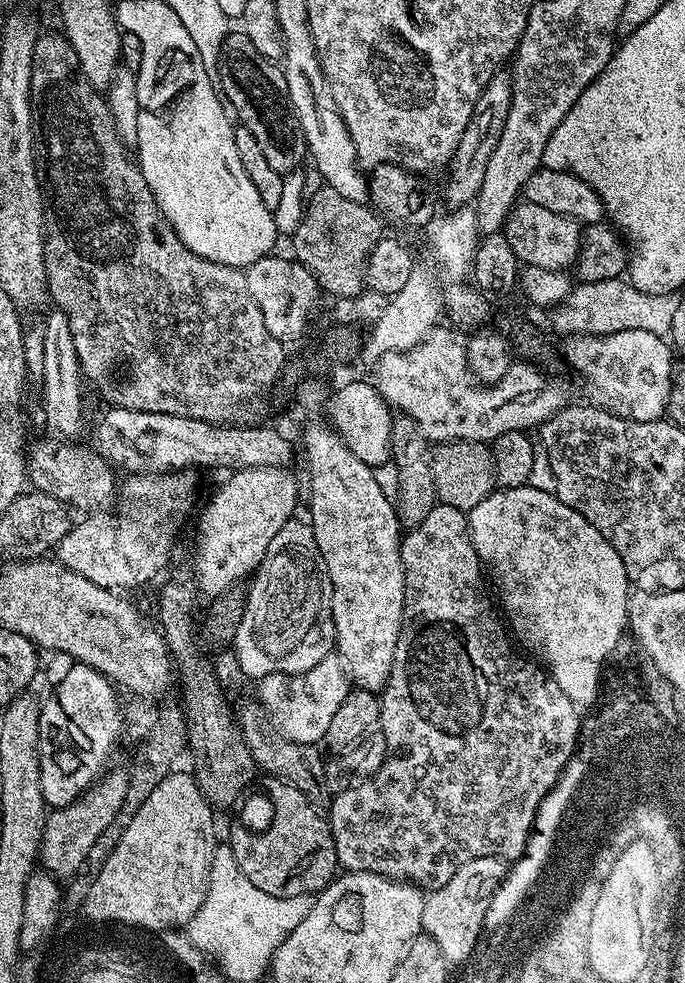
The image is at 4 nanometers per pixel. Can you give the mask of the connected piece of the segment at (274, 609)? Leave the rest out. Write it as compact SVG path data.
M299 518L287 520L282 530L270 538L270 546L266 546L266 554L256 571L251 573L251 580L252 584L247 585L248 597L236 635L245 677L259 678L275 672L305 672L310 670L310 666L318 666L322 658L333 655L336 631L332 617L332 583L324 571L324 559L318 550L311 523L304 521L303 524Z

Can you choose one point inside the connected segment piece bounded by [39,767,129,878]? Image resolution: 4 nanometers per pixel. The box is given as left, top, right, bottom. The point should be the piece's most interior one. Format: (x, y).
(69, 831)

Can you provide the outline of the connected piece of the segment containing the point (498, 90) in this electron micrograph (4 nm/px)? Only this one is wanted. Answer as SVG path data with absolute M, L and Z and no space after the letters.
M501 70L492 76L487 86L483 88L482 94L479 95L470 120L466 124L466 129L462 132L462 138L459 139L458 148L446 169L448 182L444 188L444 198L448 204L447 207L455 210L475 201L477 193L481 190L482 180L485 178L486 165L506 124L511 101L511 75L507 71Z

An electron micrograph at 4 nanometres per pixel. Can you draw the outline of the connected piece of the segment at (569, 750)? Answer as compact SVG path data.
M438 502L432 507L430 514L426 514L426 518L418 522L418 526L409 528L403 533L400 541L400 557L404 563L404 622L400 626L400 637L398 646L394 650L392 669L378 696L380 701L378 728L384 733L388 743L388 757L384 759L380 769L361 784L339 789L333 795L330 805L330 813L332 812L330 827L336 847L336 863L341 869L378 874L391 880L403 880L415 884L421 890L431 890L446 886L446 882L450 882L450 878L454 878L454 874L458 874L458 870L466 866L466 862L474 862L474 858L501 856L502 859L513 862L524 855L532 825L539 814L539 806L558 782L560 772L576 751L582 716L576 713L579 712L578 705L570 698L566 698L558 682L552 680L543 665L532 661L541 657L540 652L530 650L528 643L522 642L521 636L514 632L512 611L504 612L501 605L494 600L492 602L486 594L484 568L468 533L466 513L454 506L446 506Z

